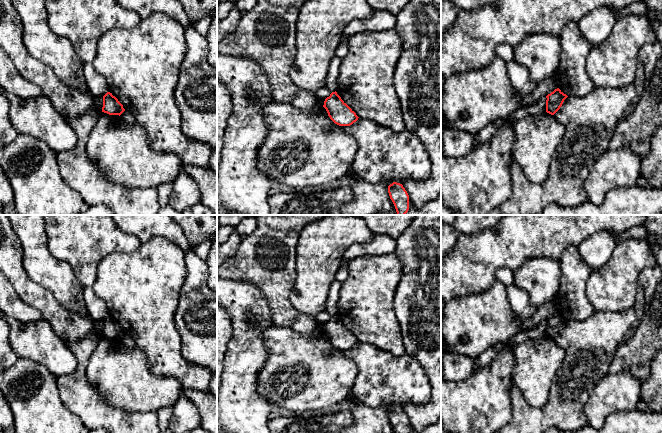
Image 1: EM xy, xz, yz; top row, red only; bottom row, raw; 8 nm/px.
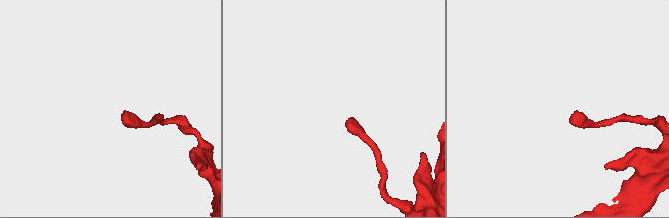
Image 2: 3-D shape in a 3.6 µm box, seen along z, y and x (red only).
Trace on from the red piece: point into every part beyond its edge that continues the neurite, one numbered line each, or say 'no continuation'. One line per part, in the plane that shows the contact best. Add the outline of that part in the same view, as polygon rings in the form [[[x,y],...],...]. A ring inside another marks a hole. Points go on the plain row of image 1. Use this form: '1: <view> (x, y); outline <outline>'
no continuation

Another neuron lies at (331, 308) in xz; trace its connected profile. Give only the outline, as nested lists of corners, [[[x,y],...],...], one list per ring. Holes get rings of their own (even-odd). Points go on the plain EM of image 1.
[[[335,279],[330,286],[325,306],[325,311],[330,315],[330,317],[335,316],[338,312],[340,289],[341,282]]]

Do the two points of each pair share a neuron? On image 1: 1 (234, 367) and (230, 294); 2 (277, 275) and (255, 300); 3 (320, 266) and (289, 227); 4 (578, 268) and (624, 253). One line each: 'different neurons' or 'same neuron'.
1: same neuron
2: different neurons
3: different neurons
4: different neurons

